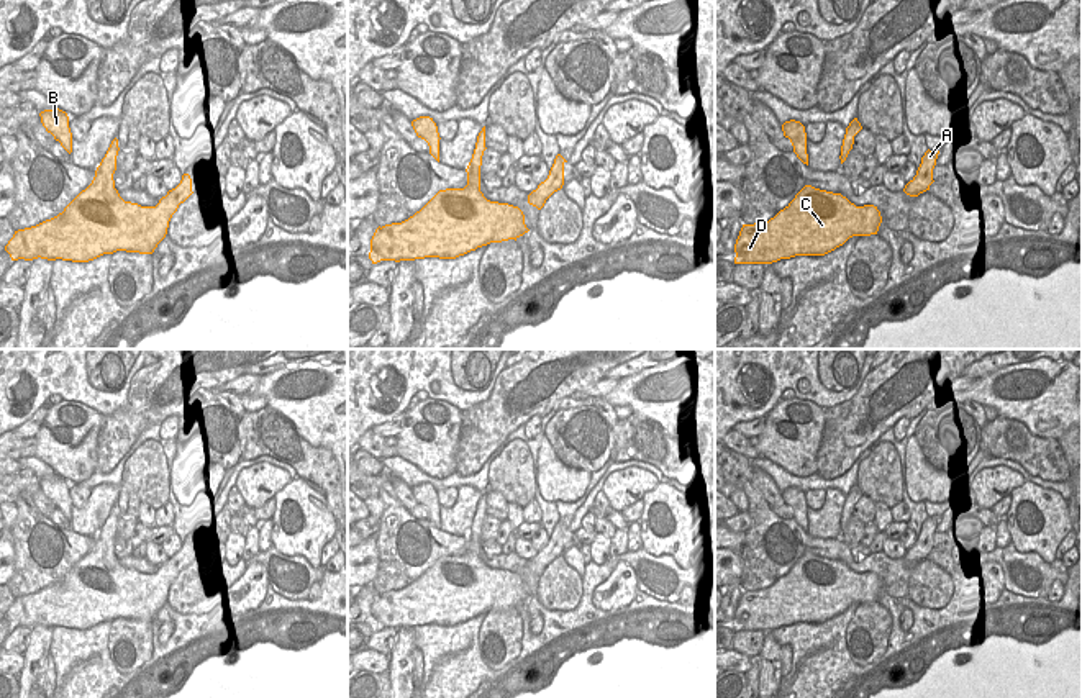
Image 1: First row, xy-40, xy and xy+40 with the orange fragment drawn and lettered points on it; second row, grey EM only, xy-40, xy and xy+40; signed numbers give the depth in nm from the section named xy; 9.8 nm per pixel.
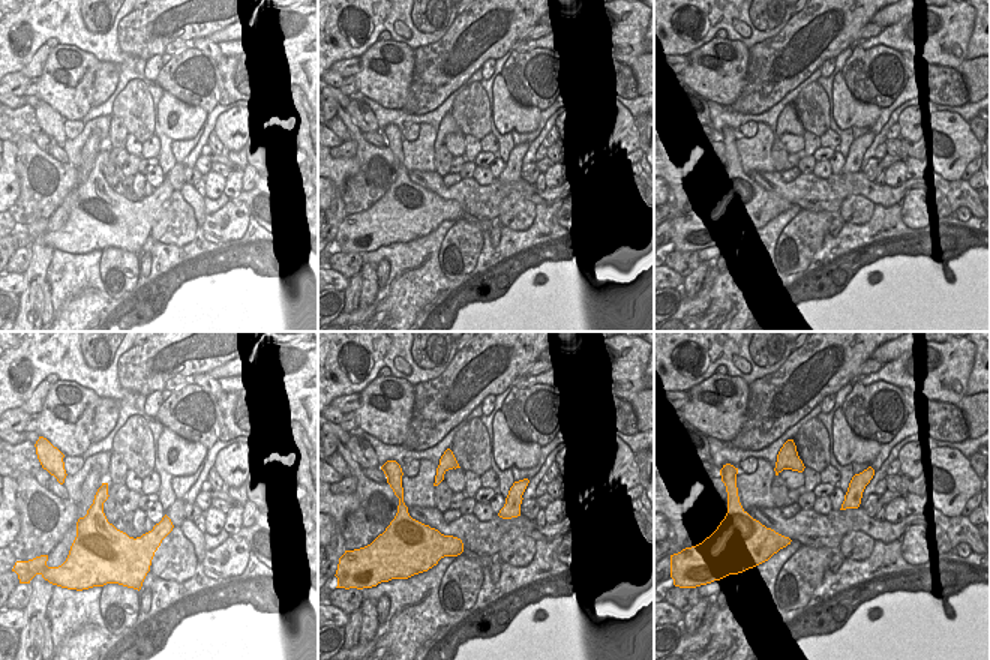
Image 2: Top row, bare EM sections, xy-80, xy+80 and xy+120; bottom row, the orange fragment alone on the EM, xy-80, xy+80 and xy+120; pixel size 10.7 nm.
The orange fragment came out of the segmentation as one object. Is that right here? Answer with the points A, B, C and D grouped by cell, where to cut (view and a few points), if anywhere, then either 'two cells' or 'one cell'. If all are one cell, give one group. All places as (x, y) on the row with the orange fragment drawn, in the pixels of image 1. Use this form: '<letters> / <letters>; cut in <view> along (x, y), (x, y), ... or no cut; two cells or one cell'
A B C D; no cut; one cell

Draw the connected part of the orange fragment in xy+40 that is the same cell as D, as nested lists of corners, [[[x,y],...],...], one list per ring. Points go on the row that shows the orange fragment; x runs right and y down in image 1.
[[[805,185],[769,221],[743,224],[734,244],[734,264],[825,256],[852,236],[877,234],[880,223],[877,206],[856,206],[841,193]]]

